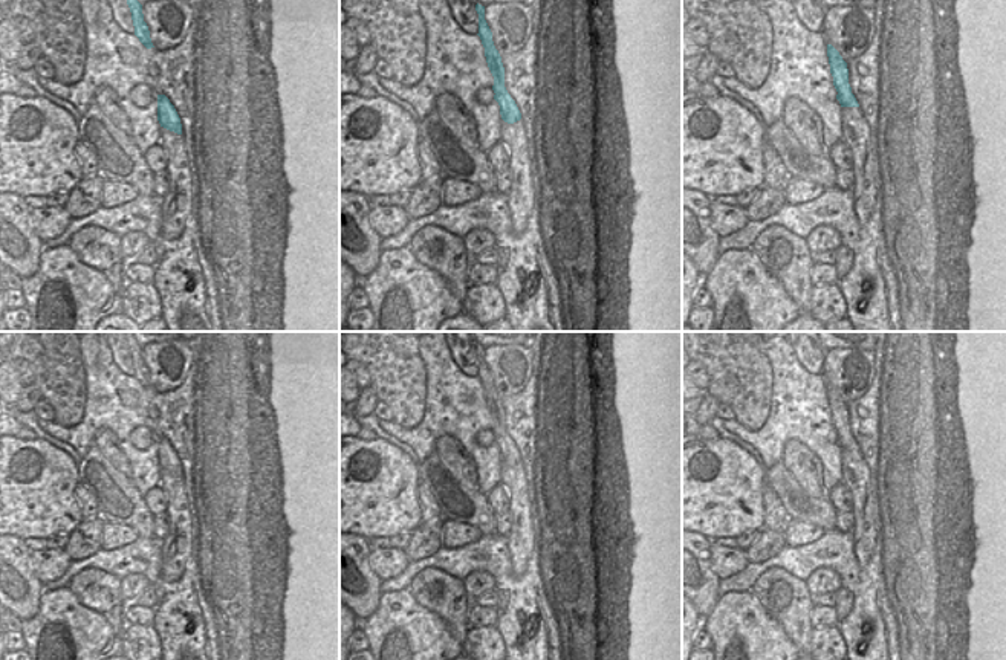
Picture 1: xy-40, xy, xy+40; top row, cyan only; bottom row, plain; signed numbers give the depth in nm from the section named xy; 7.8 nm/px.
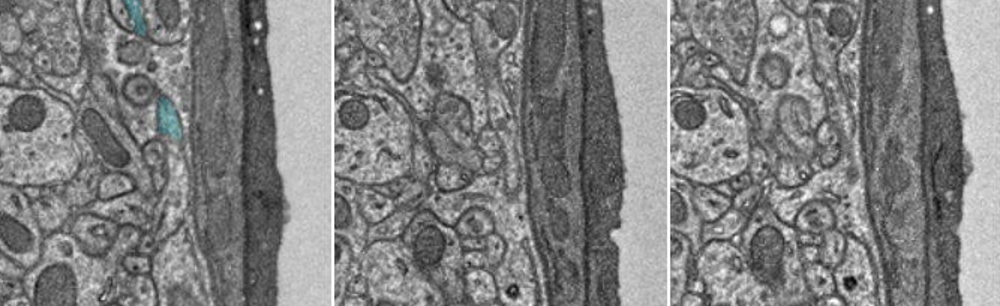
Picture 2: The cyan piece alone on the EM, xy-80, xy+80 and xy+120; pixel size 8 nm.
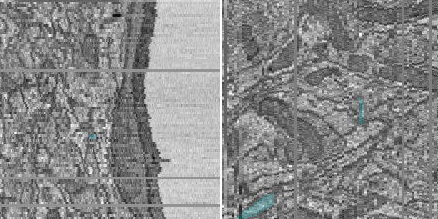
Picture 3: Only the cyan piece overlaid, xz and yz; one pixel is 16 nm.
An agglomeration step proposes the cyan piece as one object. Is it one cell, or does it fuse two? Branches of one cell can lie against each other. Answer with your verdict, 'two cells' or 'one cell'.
two cells

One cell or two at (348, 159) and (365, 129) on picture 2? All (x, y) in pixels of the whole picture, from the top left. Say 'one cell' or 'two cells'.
one cell

